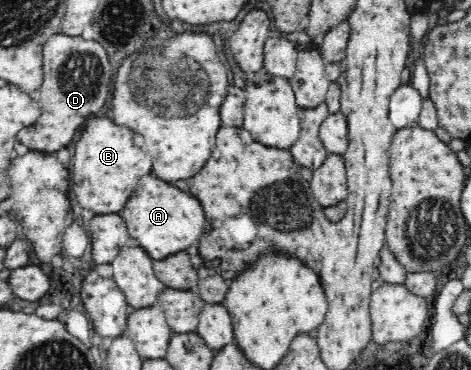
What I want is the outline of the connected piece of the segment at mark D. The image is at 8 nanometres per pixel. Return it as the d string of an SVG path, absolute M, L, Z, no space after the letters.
M53 34L43 44L42 62L43 83L39 88L42 114L32 126L22 128L17 139L30 151L56 152L70 144L88 118L108 102L114 74L105 48L94 39L84 40L82 35Z

